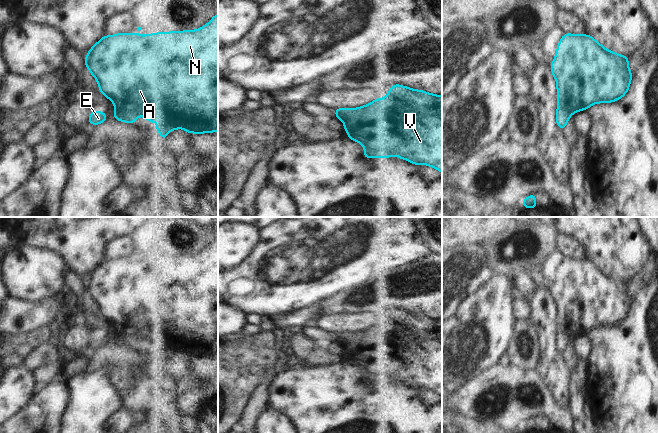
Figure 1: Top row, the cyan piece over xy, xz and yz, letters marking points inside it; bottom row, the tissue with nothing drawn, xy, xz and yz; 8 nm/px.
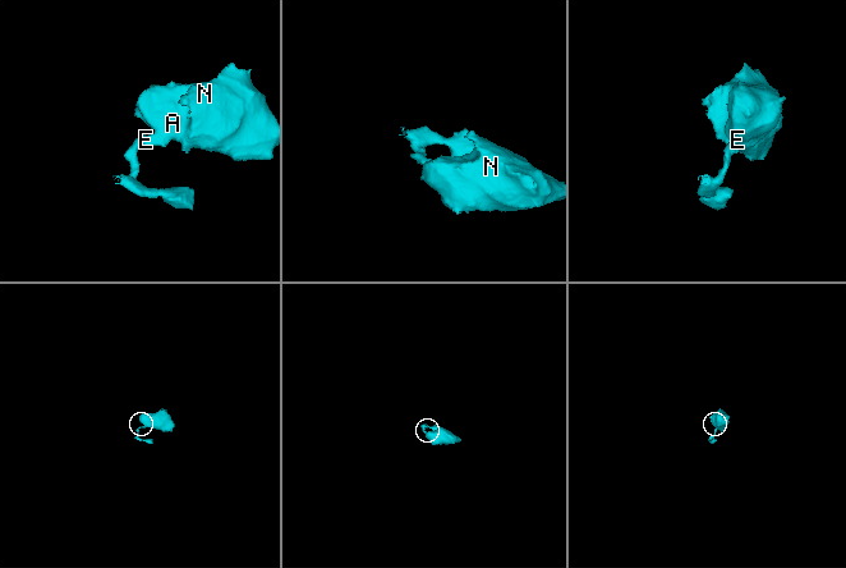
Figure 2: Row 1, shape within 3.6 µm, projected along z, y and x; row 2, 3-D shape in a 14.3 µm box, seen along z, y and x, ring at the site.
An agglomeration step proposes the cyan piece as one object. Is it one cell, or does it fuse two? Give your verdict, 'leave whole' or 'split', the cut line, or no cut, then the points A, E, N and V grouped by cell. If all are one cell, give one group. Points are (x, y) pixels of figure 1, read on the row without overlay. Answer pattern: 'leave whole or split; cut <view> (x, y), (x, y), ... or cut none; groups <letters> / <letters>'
split; cut xy (115, 331), (127, 334), (137, 340); groups A N V / E

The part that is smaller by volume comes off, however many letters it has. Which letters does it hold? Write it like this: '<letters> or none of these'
E

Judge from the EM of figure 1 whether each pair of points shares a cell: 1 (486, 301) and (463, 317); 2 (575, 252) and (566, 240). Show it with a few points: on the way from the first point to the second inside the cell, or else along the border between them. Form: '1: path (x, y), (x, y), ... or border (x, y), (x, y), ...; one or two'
1: path (480, 307), (469, 317); one
2: path (573, 249), (567, 243); one

